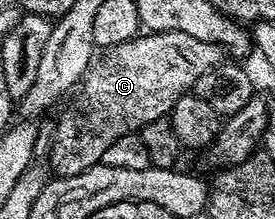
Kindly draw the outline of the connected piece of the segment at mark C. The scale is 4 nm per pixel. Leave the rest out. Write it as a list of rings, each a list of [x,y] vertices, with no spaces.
[[[183,32],[139,34],[103,56],[106,57],[99,59],[81,81],[82,105],[78,112],[60,117],[54,128],[50,168],[55,177],[84,174],[84,170],[102,163],[104,150],[116,138],[141,133],[148,122],[167,119],[177,100],[193,89],[196,78],[224,60],[223,49],[218,45],[200,42],[200,38]]]

